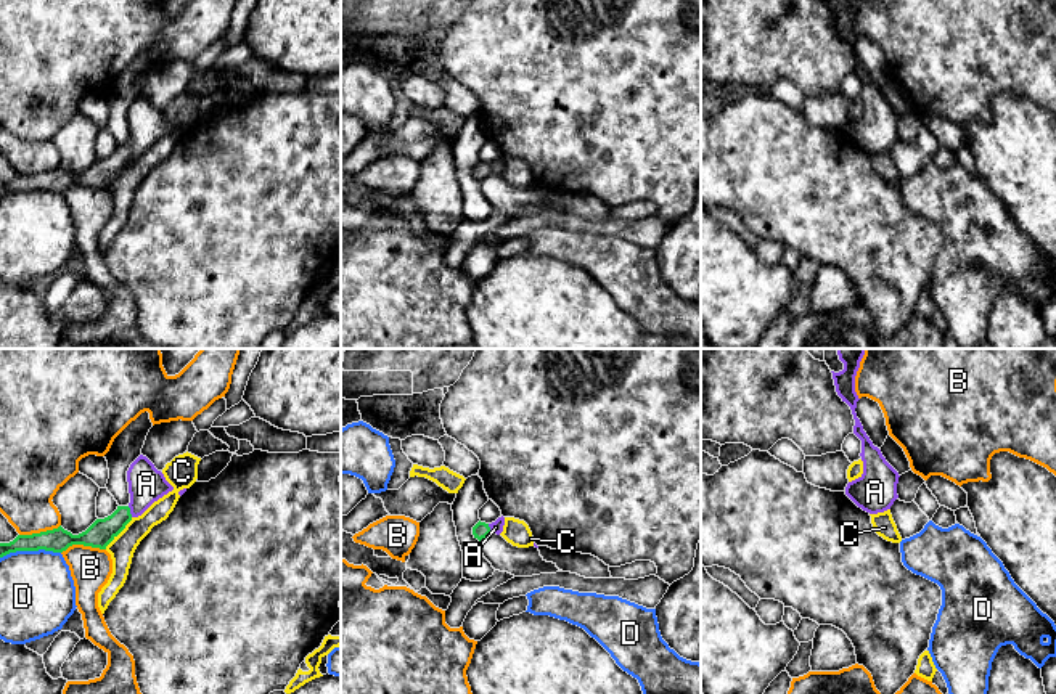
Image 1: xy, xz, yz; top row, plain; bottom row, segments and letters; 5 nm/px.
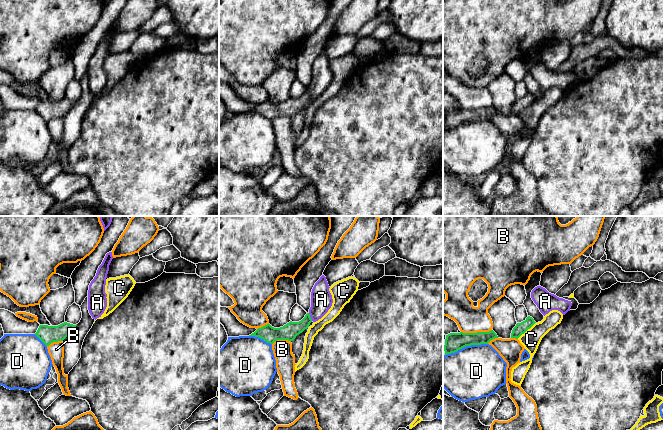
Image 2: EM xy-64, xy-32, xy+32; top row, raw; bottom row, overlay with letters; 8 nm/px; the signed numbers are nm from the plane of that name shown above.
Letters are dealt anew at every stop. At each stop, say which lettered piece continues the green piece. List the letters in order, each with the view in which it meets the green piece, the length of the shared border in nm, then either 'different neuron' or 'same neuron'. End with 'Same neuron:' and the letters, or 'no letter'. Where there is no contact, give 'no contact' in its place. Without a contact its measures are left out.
A: contact in xy; length 60 nm; same neuron
B: contact in xy; length 220 nm; different neuron
C: contact in xy; length 220 nm; different neuron
D: contact in xy; length 300 nm; different neuron
Same neuron: A

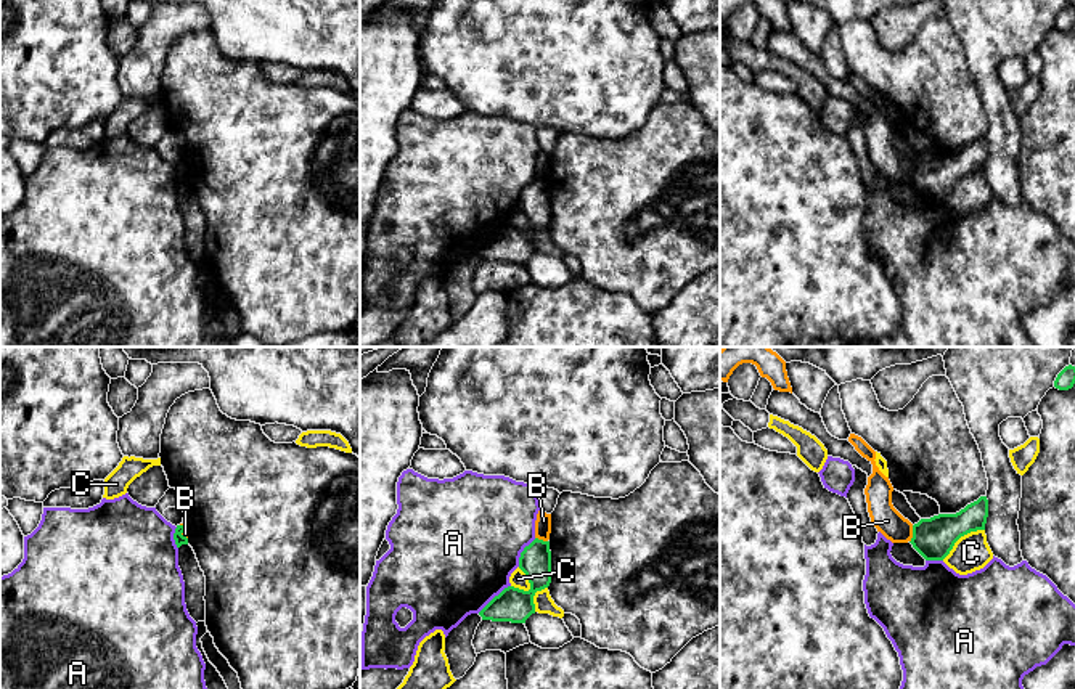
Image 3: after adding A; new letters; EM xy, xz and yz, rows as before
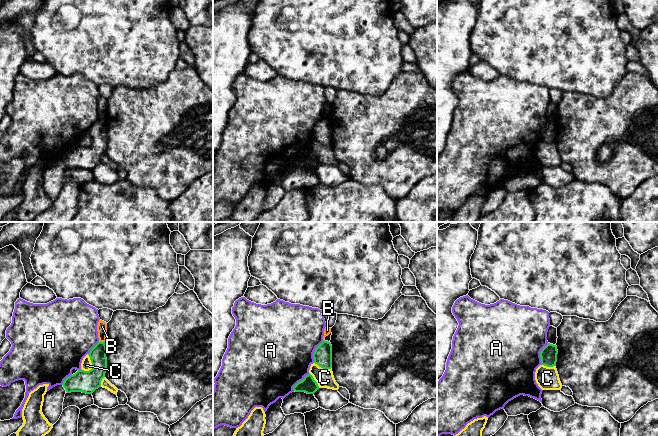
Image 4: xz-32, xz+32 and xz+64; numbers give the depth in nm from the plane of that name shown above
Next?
A: contact in xz; length 220 nm; different neuron
B: contact in yz; length 90 nm; different neuron
C: contact in yz; length 260 nm; different neuron
Same neuron: no letter

